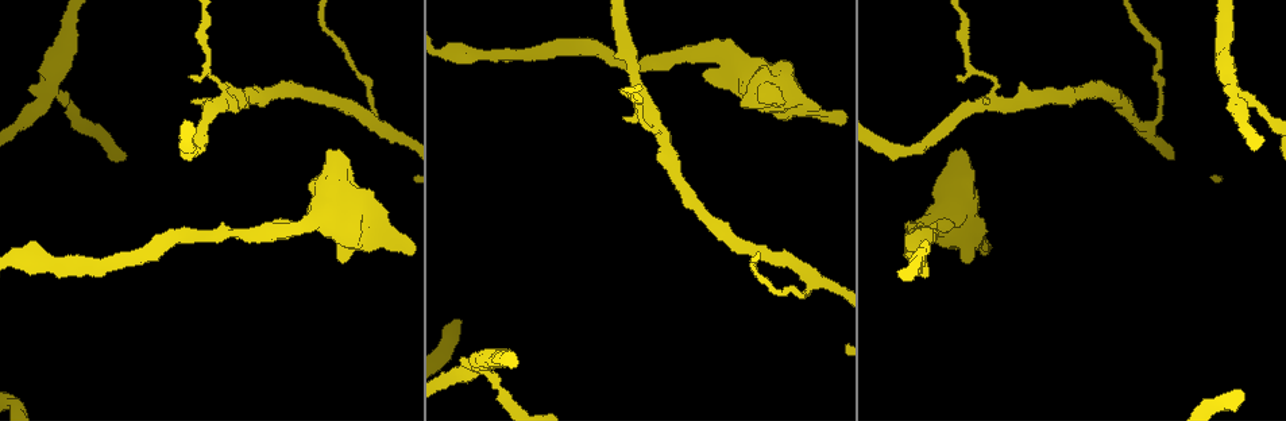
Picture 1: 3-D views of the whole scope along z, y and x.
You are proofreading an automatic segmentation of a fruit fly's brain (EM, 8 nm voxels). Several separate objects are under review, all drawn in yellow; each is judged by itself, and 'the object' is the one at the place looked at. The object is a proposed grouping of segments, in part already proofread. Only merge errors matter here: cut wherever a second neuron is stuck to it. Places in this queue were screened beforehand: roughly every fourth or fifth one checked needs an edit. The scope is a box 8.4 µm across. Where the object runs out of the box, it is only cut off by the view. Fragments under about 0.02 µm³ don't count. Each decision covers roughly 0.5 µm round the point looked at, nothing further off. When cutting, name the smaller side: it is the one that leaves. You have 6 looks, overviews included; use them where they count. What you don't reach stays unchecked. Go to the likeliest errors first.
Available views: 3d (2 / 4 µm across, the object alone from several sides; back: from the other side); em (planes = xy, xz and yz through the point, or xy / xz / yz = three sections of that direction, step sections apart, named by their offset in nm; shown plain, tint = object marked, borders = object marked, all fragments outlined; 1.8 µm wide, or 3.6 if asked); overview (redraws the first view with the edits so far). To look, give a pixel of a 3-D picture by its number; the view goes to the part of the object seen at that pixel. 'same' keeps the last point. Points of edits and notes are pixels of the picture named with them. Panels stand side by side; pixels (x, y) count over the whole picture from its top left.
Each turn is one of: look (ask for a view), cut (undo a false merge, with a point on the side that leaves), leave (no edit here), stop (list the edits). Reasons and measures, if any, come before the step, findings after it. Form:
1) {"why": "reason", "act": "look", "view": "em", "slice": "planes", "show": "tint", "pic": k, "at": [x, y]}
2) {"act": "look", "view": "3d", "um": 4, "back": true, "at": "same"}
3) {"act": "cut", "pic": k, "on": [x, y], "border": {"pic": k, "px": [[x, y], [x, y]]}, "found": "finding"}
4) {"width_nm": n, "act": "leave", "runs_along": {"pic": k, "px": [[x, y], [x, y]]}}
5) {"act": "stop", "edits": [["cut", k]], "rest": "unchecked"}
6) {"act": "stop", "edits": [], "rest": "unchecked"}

{"act": "look", "view": "3d", "um": 4, "pic": 1, "at": [1148, 126]}

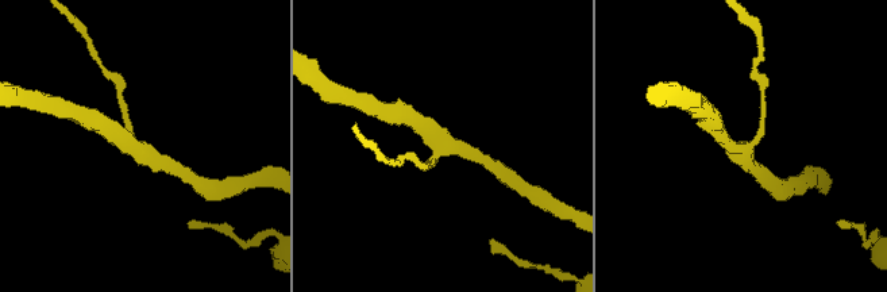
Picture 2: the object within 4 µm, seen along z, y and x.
{"act": "look", "view": "em", "slice": "yz", "step": 16, "show": "tint", "pic": 2, "at": [442, 141]}

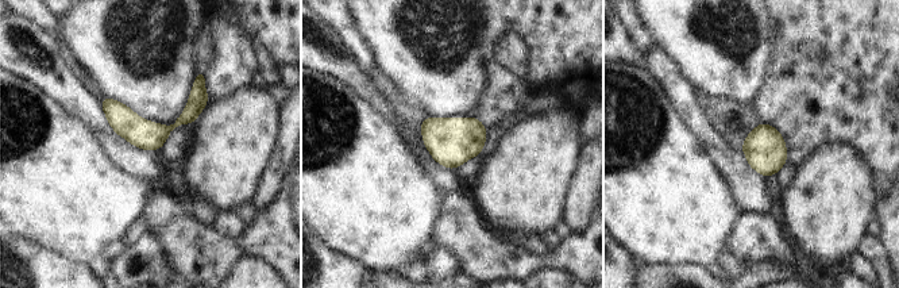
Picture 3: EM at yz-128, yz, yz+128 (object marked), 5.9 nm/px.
{"why": "another direction", "act": "look", "view": "em", "slice": "planes", "show": "tint", "at": "same"}

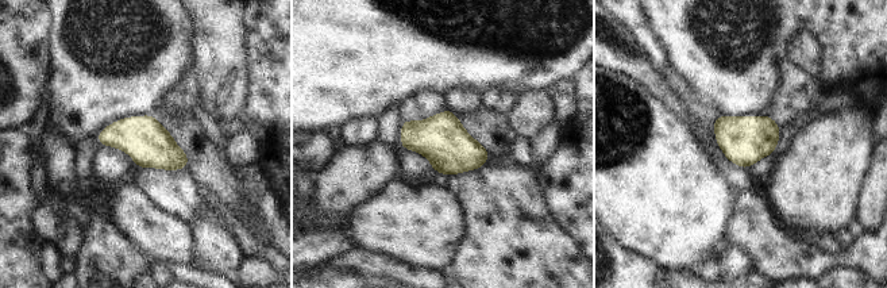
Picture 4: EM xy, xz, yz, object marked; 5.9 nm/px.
{"act": "leave", "found": "all the same neuron"}

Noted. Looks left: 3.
{"why": "thin neck", "act": "look", "view": "3d", "um": 2, "pic": 1, "at": [49, 89]}

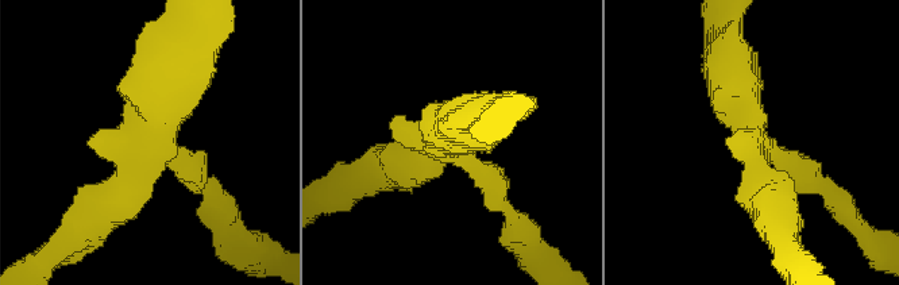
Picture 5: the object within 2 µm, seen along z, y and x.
{"arms": 3, "arm_widths_nm": [170, 240, 260], "why": "now the EM", "act": "look", "view": "em", "slice": "xy", "step": 4, "show": "plain", "pic": 5, "at": [456, 143]}

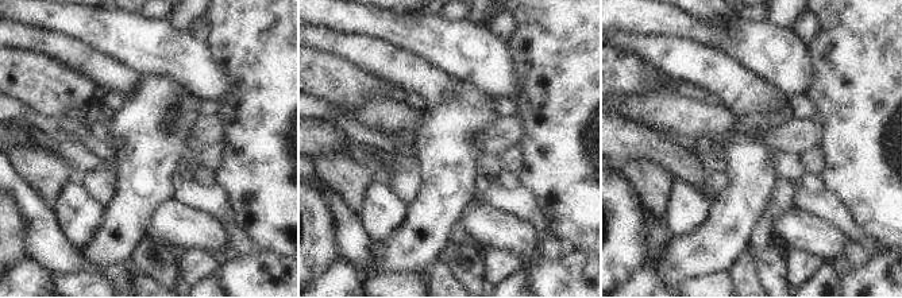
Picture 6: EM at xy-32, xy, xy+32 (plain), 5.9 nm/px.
{"act": "look", "view": "em", "slice": "xy", "step": 4, "show": "tint", "at": "same"}

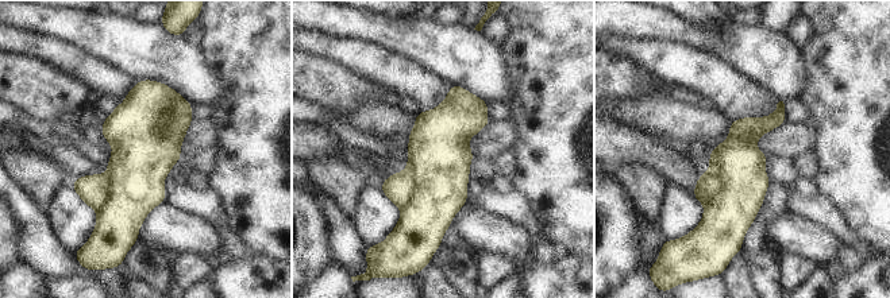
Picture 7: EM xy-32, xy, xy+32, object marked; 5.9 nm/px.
{"act": "cut", "pic": 7, "on": [399, 188], "found": "two neurons meet here"}

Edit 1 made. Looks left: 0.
{"act": "stop", "edits": [["cut", 7]], "rest": "unchecked"}

